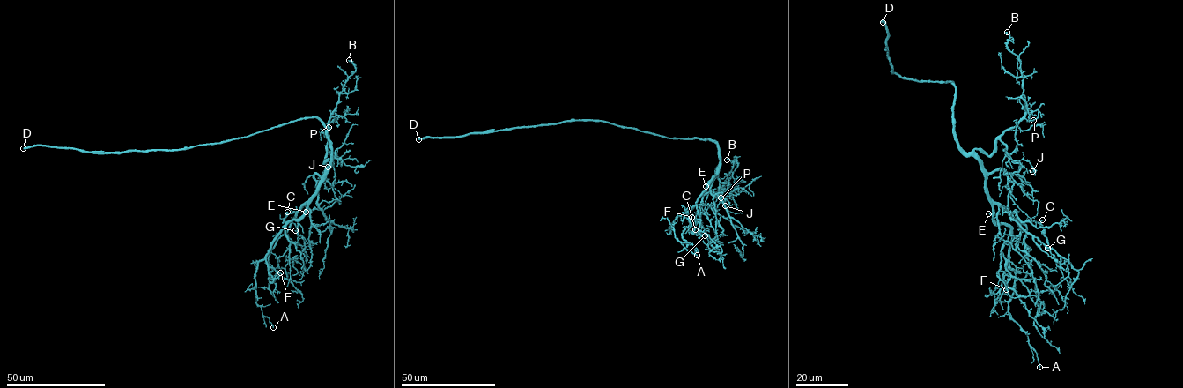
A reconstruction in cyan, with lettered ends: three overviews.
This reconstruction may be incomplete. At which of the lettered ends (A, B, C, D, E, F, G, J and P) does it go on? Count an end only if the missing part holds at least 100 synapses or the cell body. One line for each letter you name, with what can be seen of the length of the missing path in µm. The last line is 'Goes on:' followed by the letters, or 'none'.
D: missing 160 µm
Goes on: D

